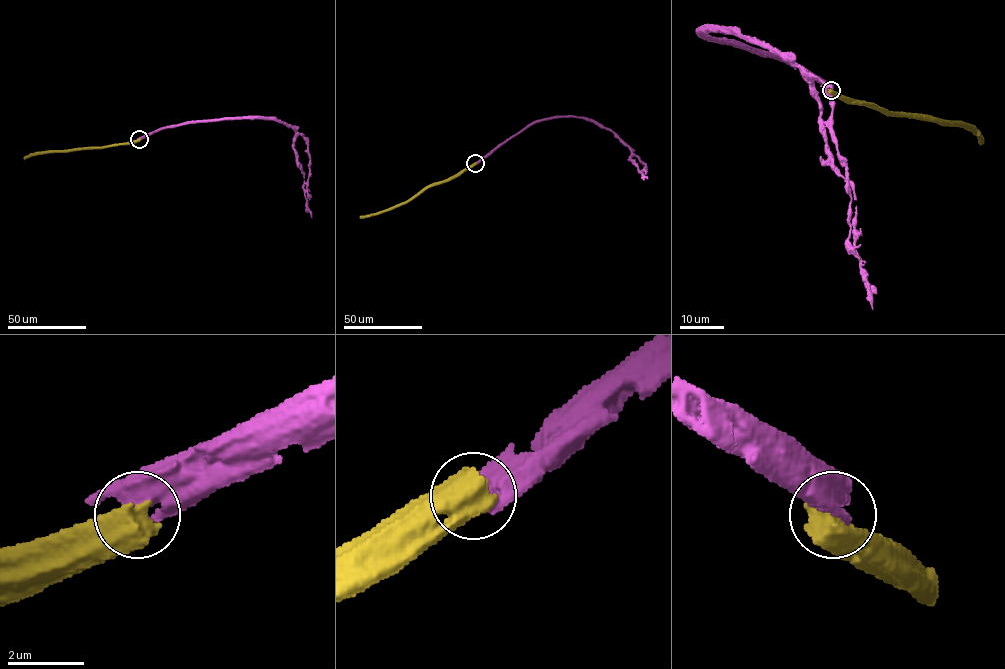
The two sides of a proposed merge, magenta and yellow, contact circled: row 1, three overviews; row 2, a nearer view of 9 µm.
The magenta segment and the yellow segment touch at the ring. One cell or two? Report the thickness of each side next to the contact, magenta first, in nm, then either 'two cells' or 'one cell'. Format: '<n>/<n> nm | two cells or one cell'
480/800 nm | two cells

